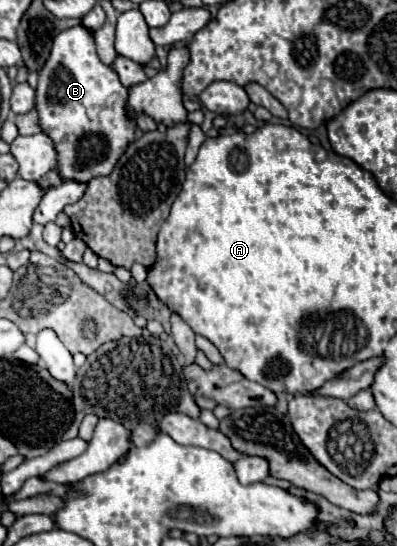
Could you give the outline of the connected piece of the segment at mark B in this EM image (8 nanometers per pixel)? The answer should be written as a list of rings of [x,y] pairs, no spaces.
[[[83,25],[69,27],[61,31],[53,39],[53,49],[49,55],[49,61],[45,63],[45,69],[39,73],[39,85],[37,85],[37,97],[35,107],[39,111],[39,125],[41,131],[45,131],[57,145],[57,159],[59,159],[59,173],[61,177],[67,177],[71,181],[87,183],[91,177],[111,173],[115,163],[119,161],[121,153],[127,149],[129,141],[135,135],[135,121],[127,117],[125,113],[125,99],[127,99],[127,87],[119,83],[119,77],[109,65],[103,65],[95,53],[95,41],[91,31],[87,31]]]

